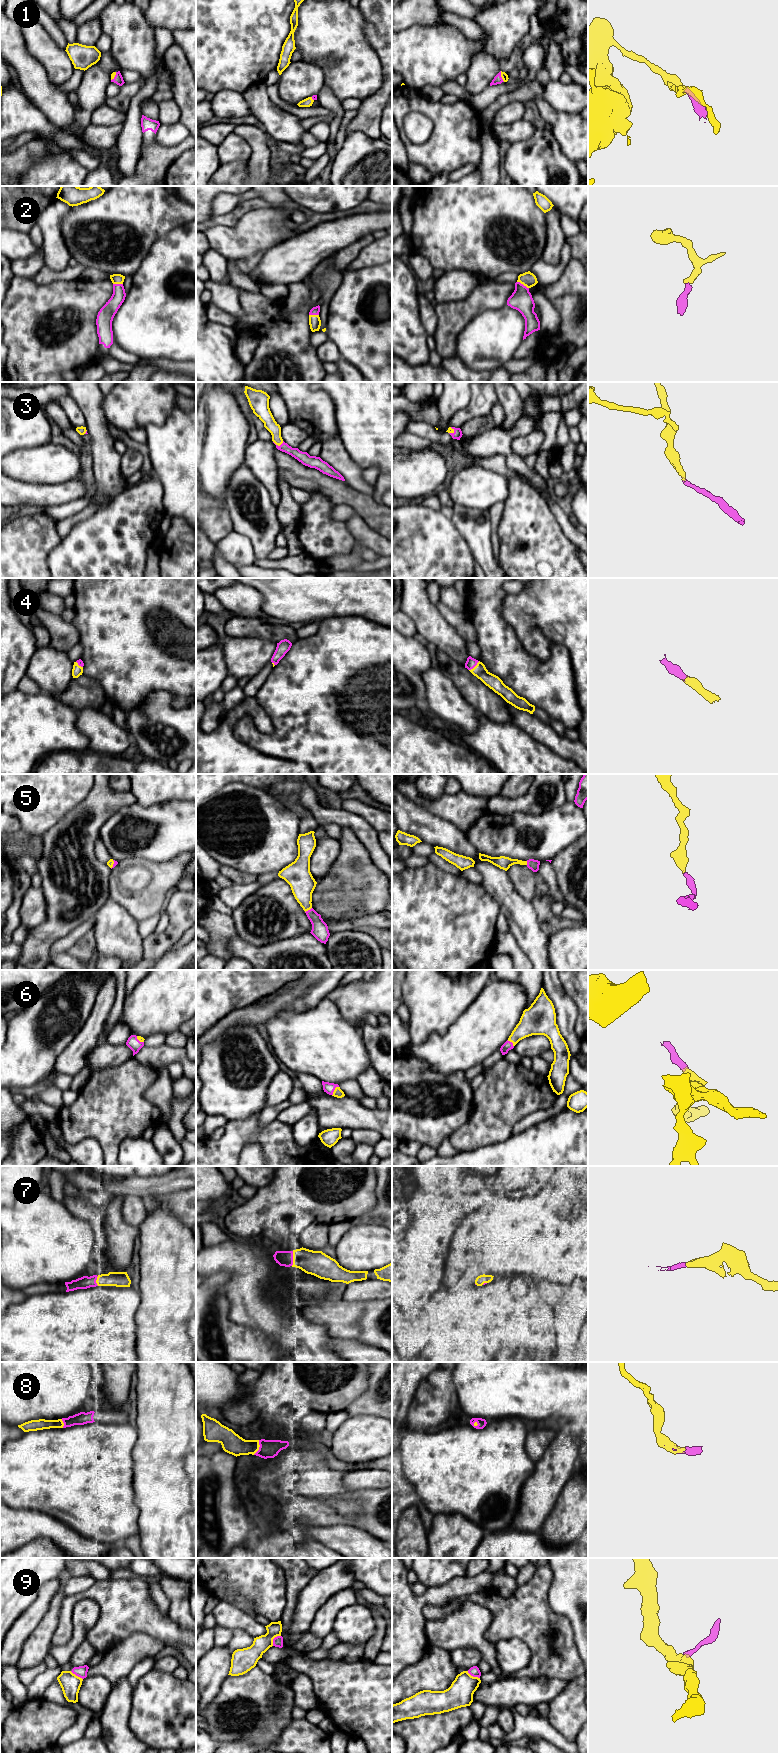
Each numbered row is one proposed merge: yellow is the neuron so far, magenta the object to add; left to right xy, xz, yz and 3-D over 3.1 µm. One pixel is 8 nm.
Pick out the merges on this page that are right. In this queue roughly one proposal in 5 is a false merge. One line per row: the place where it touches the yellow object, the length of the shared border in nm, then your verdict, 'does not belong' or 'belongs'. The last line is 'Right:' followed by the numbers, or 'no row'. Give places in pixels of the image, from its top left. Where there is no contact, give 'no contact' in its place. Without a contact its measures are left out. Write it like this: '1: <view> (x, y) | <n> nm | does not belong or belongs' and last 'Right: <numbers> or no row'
1: yz (501, 76) | 90 nm | belongs
2: yz (523, 284) | 110 nm | belongs
3: xz (278, 445) | 90 nm | belongs
4: yz (475, 666) | 120 nm | belongs
5: xz (308, 909) | 70 nm | belongs
6: xz (334, 1090) | 90 nm | belongs
7: xz (293, 1258) | 120 nm | belongs
8: xz (259, 1446) | 130 nm | belongs
9: xz (273, 1638) | 110 nm | does not belong
Right: 1, 2, 3, 4, 5, 6, 7, 8

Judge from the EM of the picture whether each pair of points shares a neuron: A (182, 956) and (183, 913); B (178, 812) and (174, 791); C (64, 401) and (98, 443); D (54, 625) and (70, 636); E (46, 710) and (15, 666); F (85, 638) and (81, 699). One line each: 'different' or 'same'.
A: different
B: different
C: different
D: same
E: different
F: different

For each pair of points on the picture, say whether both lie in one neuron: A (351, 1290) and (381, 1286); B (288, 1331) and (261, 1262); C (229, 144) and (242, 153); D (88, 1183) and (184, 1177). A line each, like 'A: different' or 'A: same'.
A: same
B: same
C: same
D: same

